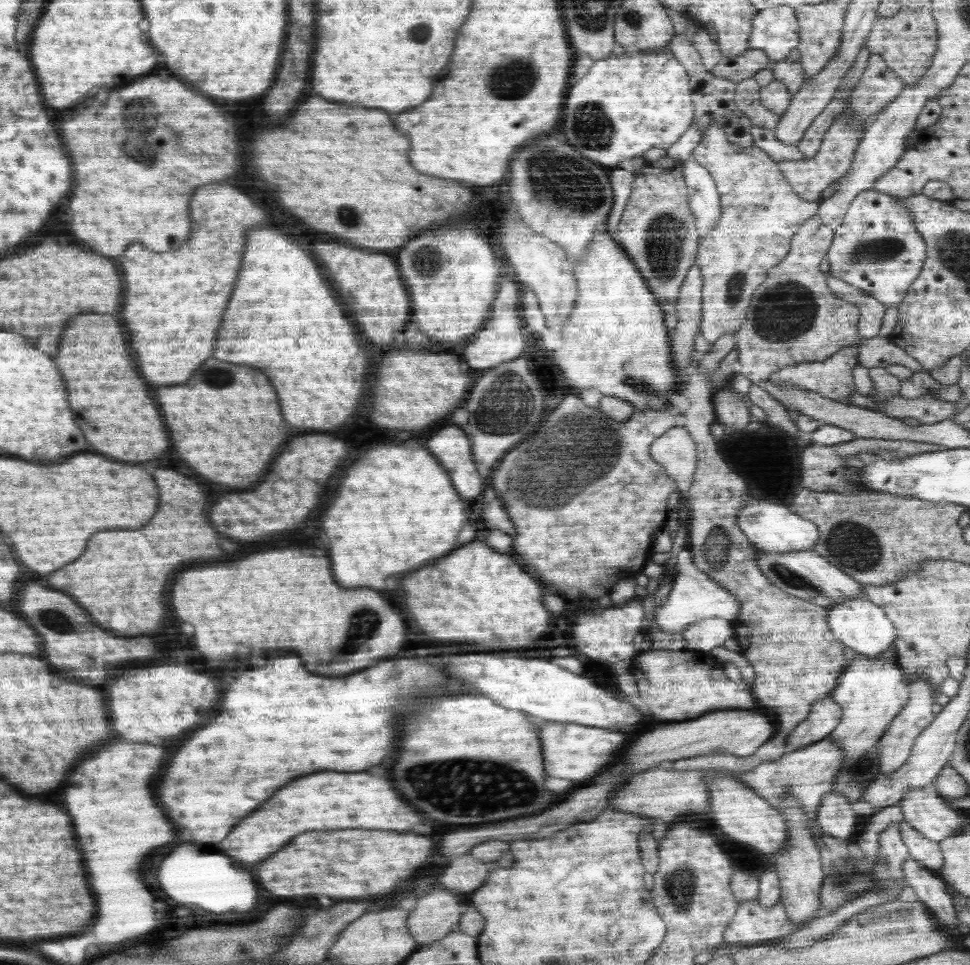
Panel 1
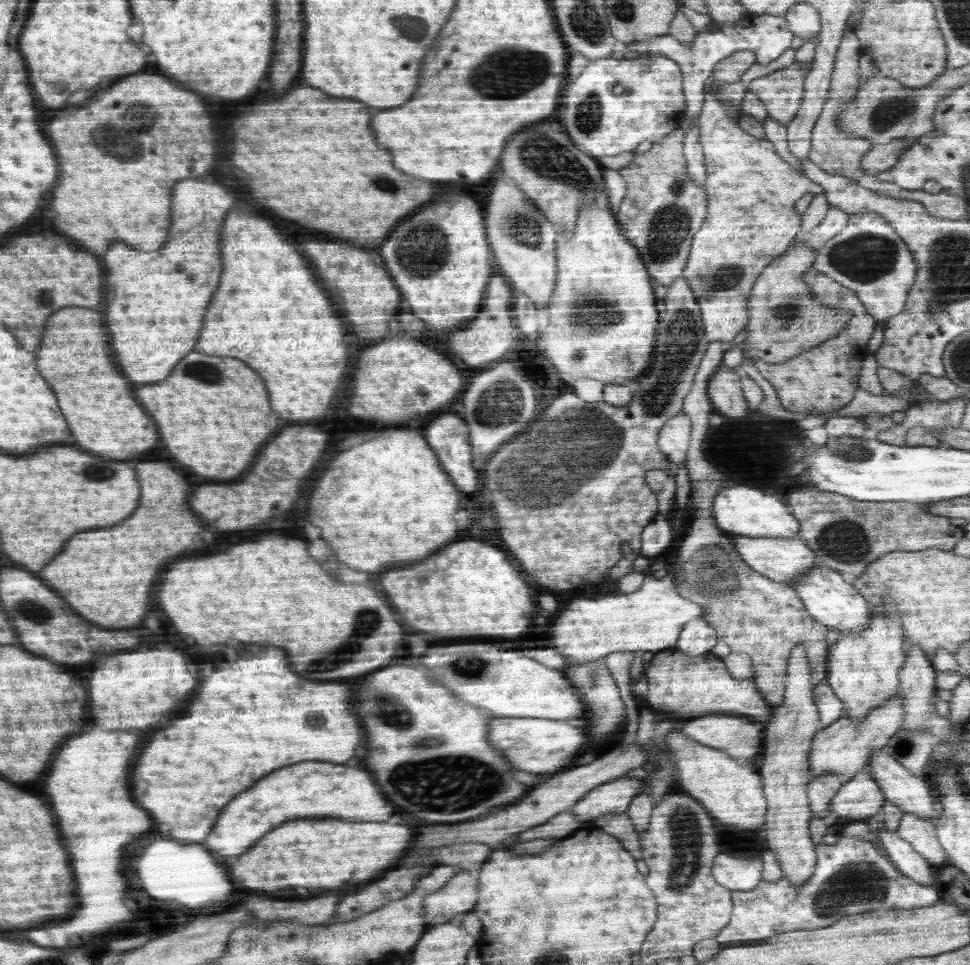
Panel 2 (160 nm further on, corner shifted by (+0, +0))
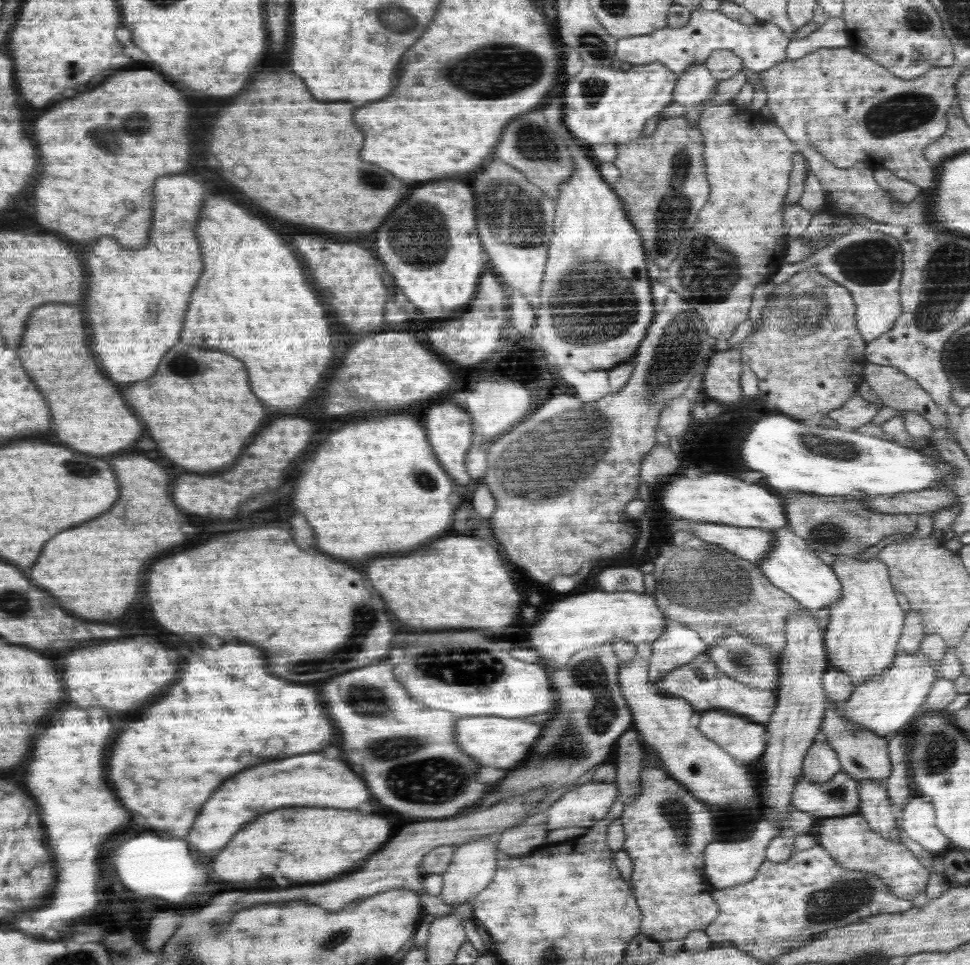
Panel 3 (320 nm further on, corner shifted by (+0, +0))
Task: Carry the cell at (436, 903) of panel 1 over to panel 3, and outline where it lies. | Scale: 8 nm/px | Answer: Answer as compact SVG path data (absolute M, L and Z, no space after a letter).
M490 836L470 840L466 844L458 845L458 850L443 873L443 890L439 894L440 900L450 906L462 906L473 900L479 892L482 892L492 882L496 871L496 853L500 852L492 844Z

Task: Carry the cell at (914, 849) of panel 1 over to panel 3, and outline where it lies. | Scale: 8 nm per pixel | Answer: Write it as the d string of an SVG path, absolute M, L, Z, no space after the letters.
M913 794L900 812L902 828L907 837L933 856L943 855L949 840L937 827L933 804L921 795Z

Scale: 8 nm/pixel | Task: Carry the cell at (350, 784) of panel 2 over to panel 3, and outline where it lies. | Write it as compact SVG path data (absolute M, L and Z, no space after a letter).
M318 752L284 758L280 762L262 762L260 766L252 766L252 770L244 770L244 774L236 774L236 778L228 778L228 782L216 790L216 798L200 810L200 822L195 822L195 828L187 840L198 852L218 852L246 822L254 818L254 808L256 816L290 806L360 810L360 804L368 800L370 792L366 784L352 774L352 770L348 770L340 760L328 760Z

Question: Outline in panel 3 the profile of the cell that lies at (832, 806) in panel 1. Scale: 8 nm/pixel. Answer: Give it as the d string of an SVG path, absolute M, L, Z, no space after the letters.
M828 742L816 743L806 754L803 762L803 776L810 782L822 784L830 781L832 775L842 771L842 768L835 750Z

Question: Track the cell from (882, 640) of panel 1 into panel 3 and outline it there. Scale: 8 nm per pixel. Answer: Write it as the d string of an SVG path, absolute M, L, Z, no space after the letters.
M788 528L772 529L775 534L775 546L763 561L759 562L759 569L763 571L777 587L792 595L804 609L811 610L814 614L822 606L834 605L836 601L842 600L842 583L830 565L826 566L820 558L814 556L814 552L799 535L794 536L788 532Z

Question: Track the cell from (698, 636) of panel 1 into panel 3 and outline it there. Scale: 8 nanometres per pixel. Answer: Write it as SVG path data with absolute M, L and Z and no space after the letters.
M671 621L666 632L651 645L652 656L646 659L648 662L652 662L652 680L658 680L659 676L664 676L675 668L688 664L694 657L705 653L709 647L703 640L700 640L695 630L680 624L679 621Z

